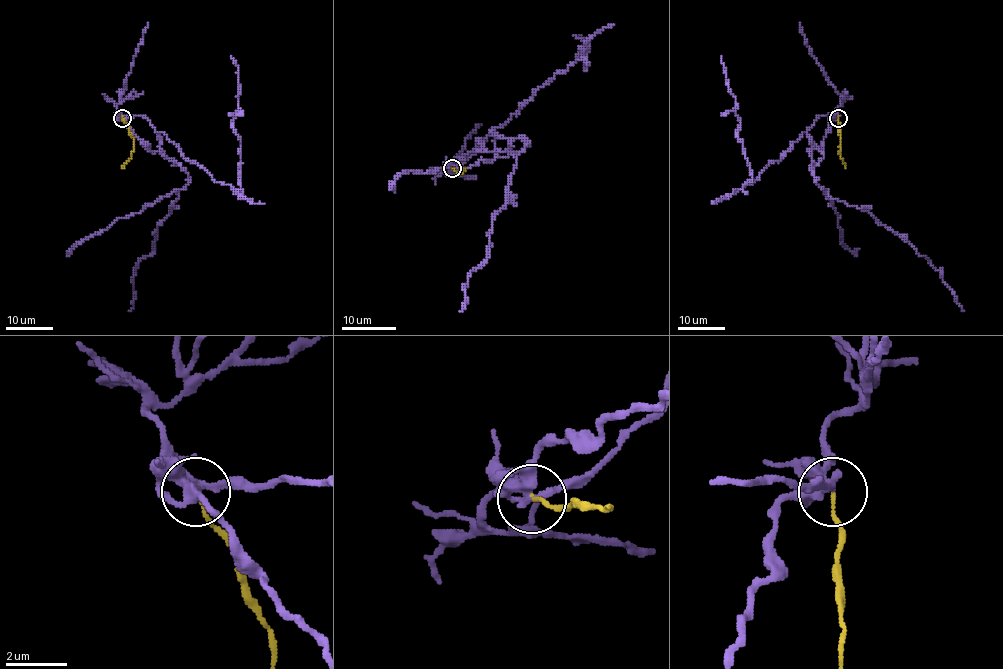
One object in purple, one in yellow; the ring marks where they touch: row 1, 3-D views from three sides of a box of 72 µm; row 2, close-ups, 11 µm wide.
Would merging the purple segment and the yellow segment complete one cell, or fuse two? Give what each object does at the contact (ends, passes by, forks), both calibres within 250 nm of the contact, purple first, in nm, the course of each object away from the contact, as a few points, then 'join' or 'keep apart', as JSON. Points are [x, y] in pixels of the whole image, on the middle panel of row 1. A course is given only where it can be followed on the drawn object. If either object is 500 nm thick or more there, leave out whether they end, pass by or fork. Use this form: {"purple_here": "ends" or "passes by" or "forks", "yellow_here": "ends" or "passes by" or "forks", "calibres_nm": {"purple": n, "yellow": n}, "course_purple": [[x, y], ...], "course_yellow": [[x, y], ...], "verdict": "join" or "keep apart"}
{"purple_here": "forks", "yellow_here": "ends", "calibres_nm": {"purple": 300, "yellow": 100}, "course_purple": [[452, 169], [466, 154], [528, 143], [514, 156], [508, 202], [491, 224], [489, 256], [463, 288], [460, 312]], "course_yellow": [[452, 169], [466, 170], [451, 177]], "verdict": "keep apart"}

